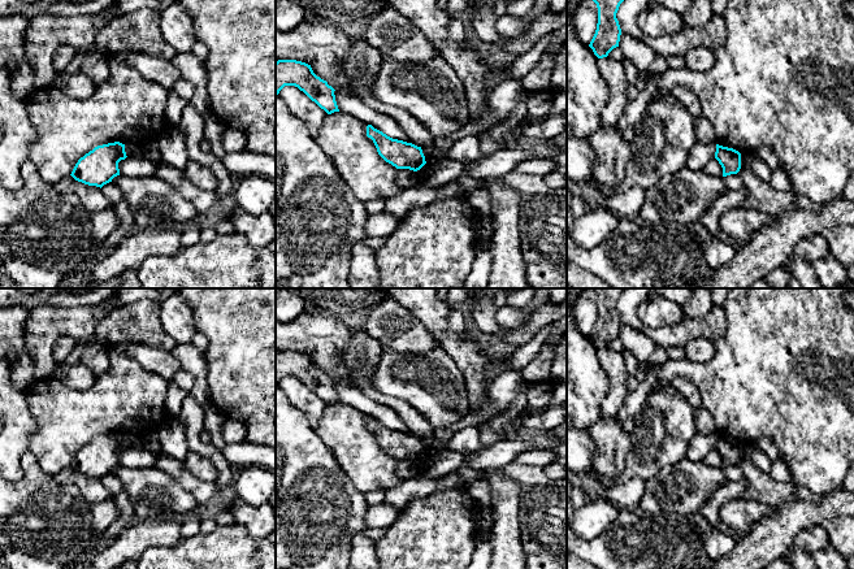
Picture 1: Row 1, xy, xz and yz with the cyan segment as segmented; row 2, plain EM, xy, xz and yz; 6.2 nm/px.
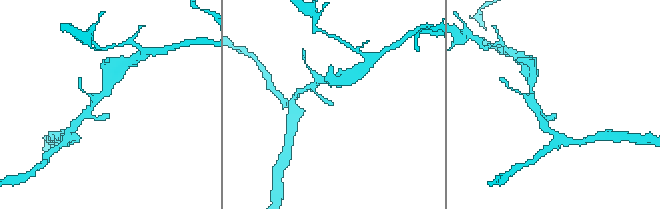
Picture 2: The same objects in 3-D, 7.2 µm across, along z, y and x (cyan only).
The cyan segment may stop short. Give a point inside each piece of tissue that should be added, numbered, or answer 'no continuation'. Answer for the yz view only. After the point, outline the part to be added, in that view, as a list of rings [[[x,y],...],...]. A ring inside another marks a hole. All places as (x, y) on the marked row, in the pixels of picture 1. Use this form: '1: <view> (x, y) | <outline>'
no continuation

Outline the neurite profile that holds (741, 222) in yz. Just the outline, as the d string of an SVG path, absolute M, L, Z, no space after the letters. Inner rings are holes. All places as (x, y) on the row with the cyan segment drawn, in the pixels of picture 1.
M738 207L727 210L719 220L721 235L727 239L749 239L764 225L772 223L775 217L755 209Z

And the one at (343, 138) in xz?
M334 112L326 114L315 142L331 158L356 199L396 196L403 191L396 183L398 169L378 155L367 136L367 126L351 114Z

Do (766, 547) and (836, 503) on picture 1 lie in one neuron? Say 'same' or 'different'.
same

